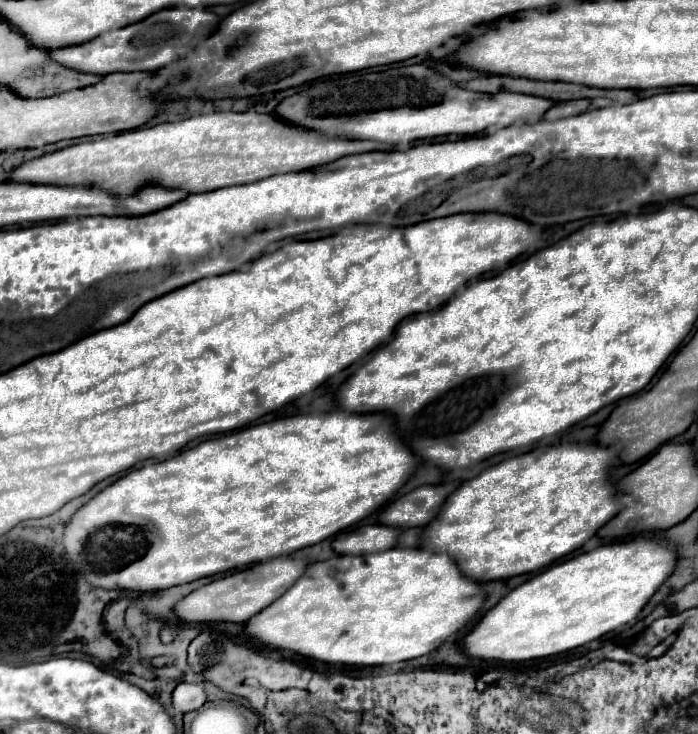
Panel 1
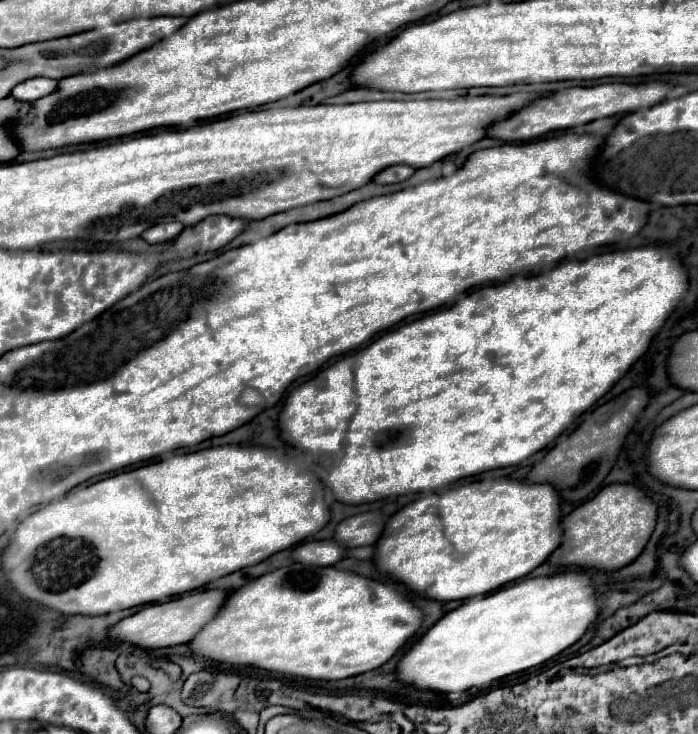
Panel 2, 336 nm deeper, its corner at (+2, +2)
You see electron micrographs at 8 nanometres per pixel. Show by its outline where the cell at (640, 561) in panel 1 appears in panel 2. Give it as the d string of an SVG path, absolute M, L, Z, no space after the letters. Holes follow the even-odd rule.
M567 571L567 573L557 573L557 575L551 575L551 577L535 577L535 579L523 579L519 581L517 585L511 585L511 587L503 587L495 593L489 593L481 599L471 599L467 603L463 603L461 607L449 611L447 615L443 615L417 643L411 645L411 649L403 655L403 659L399 661L397 665L397 677L401 683L407 683L407 685L413 685L415 689L427 689L427 691L439 691L439 693L463 693L471 687L479 687L479 685L485 685L485 683L491 683L495 679L501 679L501 677L507 677L507 675L513 675L513 673L519 673L519 671L525 671L525 669L531 669L535 665L541 665L543 661L559 655L563 649L567 649L569 645L573 645L575 641L581 639L581 635L589 629L589 625L597 619L597 613L599 613L599 595L595 593L595 589L591 589L591 579L585 571Z

